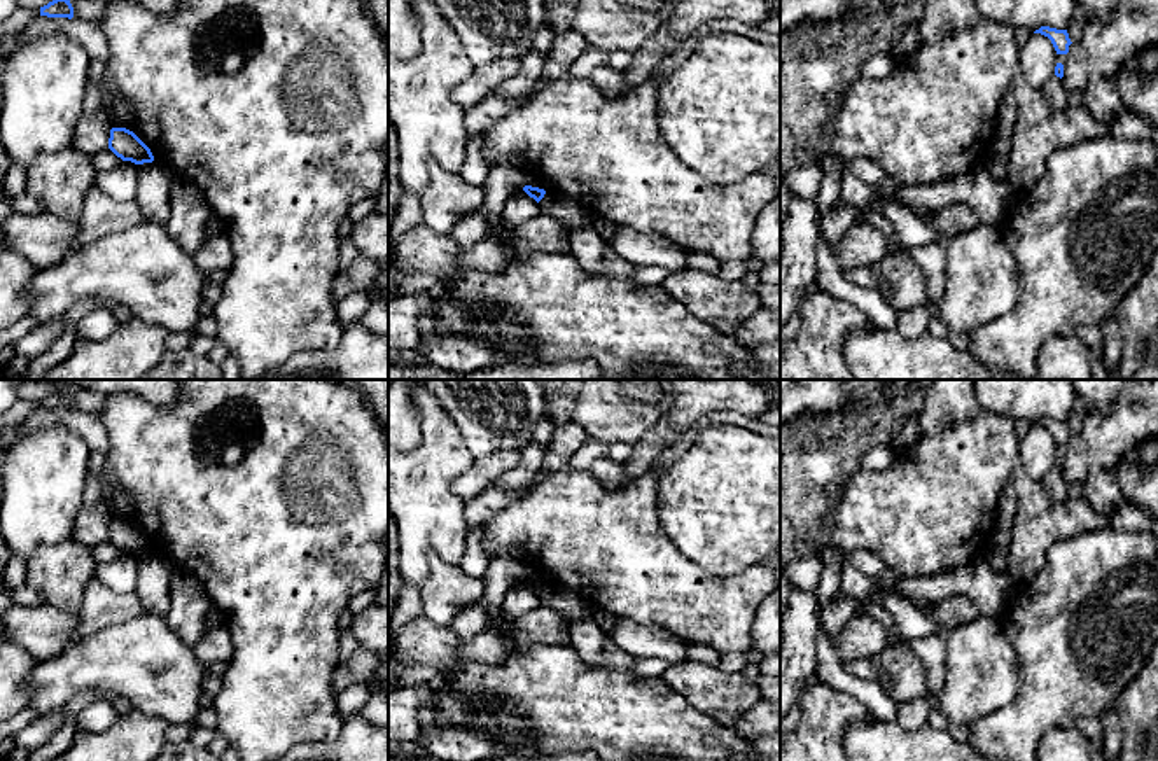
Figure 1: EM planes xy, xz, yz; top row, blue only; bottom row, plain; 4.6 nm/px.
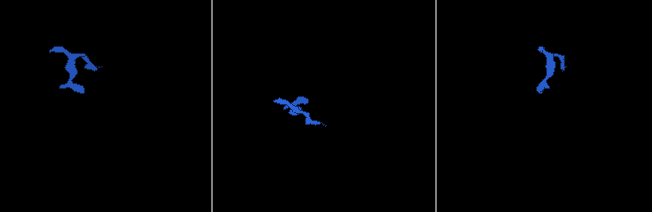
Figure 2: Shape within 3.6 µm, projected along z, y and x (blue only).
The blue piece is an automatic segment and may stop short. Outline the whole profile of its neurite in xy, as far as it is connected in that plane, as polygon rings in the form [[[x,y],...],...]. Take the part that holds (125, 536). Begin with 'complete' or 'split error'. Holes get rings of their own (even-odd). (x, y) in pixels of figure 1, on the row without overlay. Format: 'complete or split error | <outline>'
complete | [[[126,520],[110,521],[108,541],[122,553],[131,553],[135,556],[154,553],[150,541]]]

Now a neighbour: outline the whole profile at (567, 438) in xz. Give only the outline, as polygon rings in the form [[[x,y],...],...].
[[[572,422],[556,425],[542,460],[542,474],[558,471],[584,444],[586,434]]]

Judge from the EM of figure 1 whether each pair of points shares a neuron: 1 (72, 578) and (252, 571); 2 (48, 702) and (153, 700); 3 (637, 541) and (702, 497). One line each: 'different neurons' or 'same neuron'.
1: different neurons
2: same neuron
3: different neurons

